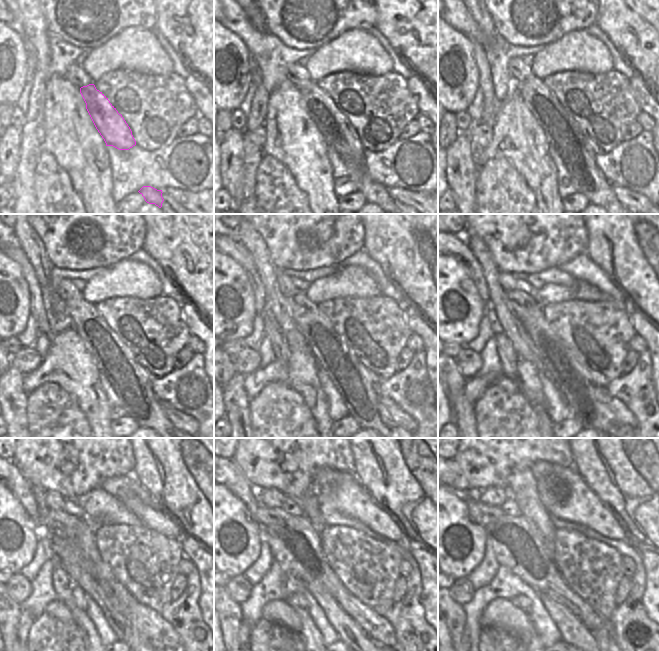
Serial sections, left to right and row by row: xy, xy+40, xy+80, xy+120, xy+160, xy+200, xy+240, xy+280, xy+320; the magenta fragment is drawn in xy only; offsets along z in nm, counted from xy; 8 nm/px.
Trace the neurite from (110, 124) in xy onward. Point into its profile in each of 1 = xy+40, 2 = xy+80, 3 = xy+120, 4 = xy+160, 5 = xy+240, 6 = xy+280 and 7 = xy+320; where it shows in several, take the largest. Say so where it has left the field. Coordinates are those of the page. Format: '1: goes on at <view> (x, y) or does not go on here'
1: goes on at xy+40 (339, 135)
2: goes on at xy+80 (564, 137)
3: goes on at xy+120 (132, 385)
4: goes on at xy+160 (360, 390)
5: goes on at xy+240 (119, 598)
6: goes on at xy+280 (263, 516)
7: goes on at xy+320 (482, 514)

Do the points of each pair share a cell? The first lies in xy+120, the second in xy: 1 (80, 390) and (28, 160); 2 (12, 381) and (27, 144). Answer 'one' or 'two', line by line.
1: two
2: two

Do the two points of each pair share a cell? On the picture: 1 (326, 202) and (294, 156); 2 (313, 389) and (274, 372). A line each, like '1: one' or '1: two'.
1: one
2: one

